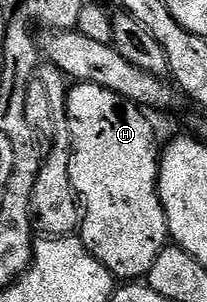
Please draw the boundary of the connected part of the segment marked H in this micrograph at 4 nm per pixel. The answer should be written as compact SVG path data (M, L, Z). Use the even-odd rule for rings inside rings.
M76 82L67 91L67 123L71 133L71 159L69 160L69 180L73 184L76 195L81 199L81 237L83 247L90 252L97 261L102 264L116 280L143 280L146 279L149 268L153 268L153 260L161 251L169 245L167 232L167 221L165 220L165 208L161 204L159 195L159 155L160 151L155 150L155 130L151 122L146 118L144 111L133 102L119 94L109 92L97 84L88 82Z

